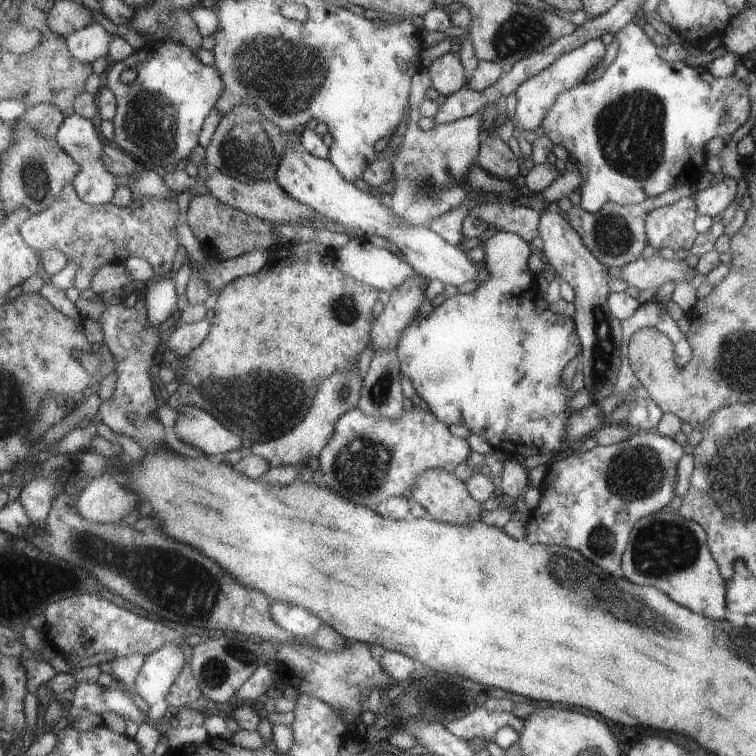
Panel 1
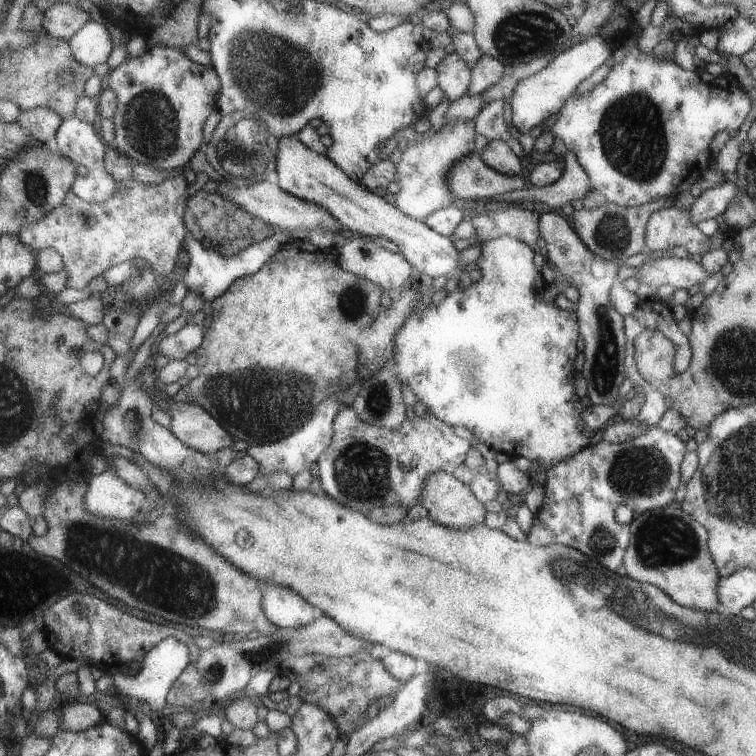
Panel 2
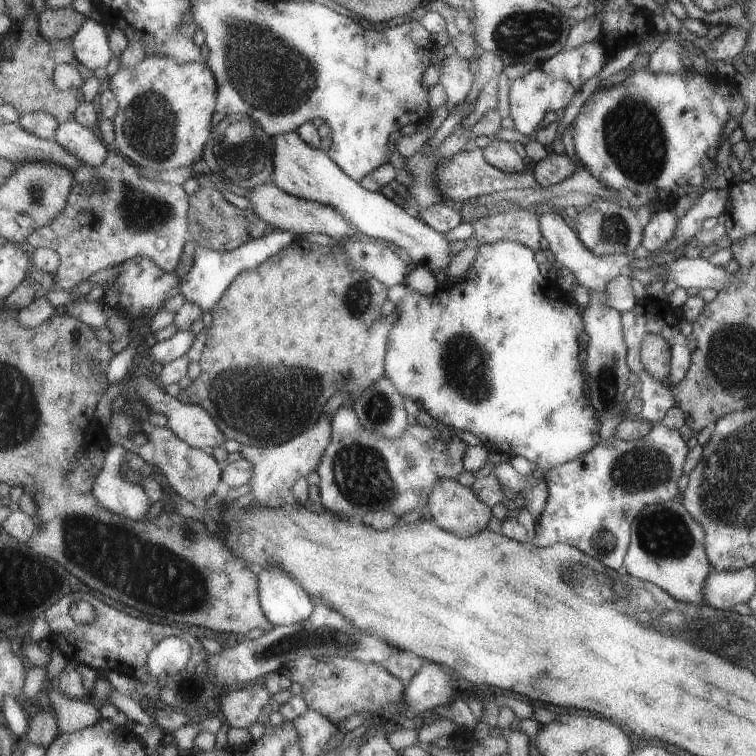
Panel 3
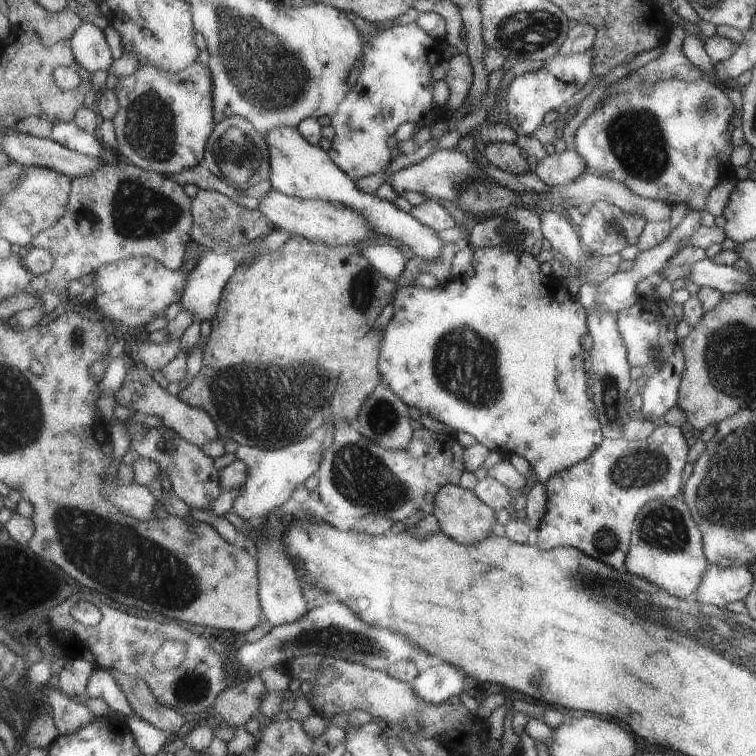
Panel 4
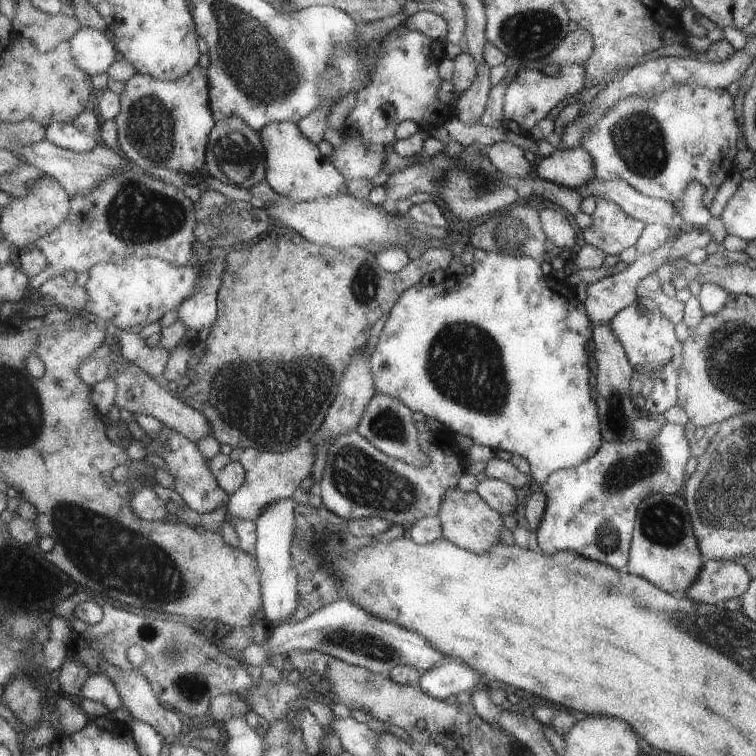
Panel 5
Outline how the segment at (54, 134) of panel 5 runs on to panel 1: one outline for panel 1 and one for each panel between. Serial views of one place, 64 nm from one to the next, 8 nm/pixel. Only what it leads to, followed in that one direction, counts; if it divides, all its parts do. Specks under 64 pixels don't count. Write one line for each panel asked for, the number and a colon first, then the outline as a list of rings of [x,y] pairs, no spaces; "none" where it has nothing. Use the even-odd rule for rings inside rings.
1: [[[75,114],[75,116],[69,116],[69,118],[63,122],[59,134],[55,136],[57,146],[61,146],[65,152],[69,152],[69,156],[73,156],[73,160],[77,160],[77,162],[81,164],[81,174],[79,174],[79,176],[75,178],[75,182],[73,182],[77,194],[81,196],[81,202],[91,204],[91,206],[111,204],[111,200],[113,200],[113,196],[115,196],[115,192],[117,192],[117,188],[119,188],[121,184],[127,184],[127,186],[131,188],[131,194],[133,194],[131,206],[133,206],[133,202],[137,202],[137,200],[141,200],[141,198],[175,200],[175,198],[179,196],[177,192],[175,192],[175,194],[171,192],[169,184],[165,182],[165,176],[157,174],[157,170],[155,170],[155,172],[153,172],[153,170],[143,170],[143,174],[141,174],[137,180],[131,180],[129,176],[127,176],[127,178],[119,178],[119,176],[113,176],[111,172],[107,172],[107,168],[105,168],[105,164],[103,164],[103,158],[101,158],[105,144],[103,144],[103,140],[101,140],[99,134],[101,134],[101,132],[97,132],[97,128],[95,128],[95,124],[93,124],[91,120],[87,120],[87,118],[83,118],[83,116]]]
2: [[[75,116],[75,118],[67,118],[67,120],[61,124],[61,128],[59,128],[59,132],[57,132],[55,140],[53,140],[53,146],[55,146],[61,154],[65,154],[69,160],[73,160],[79,168],[83,168],[83,174],[77,176],[77,184],[73,184],[73,192],[75,192],[81,200],[99,204],[99,202],[109,200],[109,198],[115,194],[115,190],[117,190],[117,180],[105,170],[107,146],[105,146],[105,142],[103,142],[103,138],[95,132],[93,124],[77,118],[77,116]]]
3: [[[75,118],[71,122],[61,124],[53,134],[53,140],[93,168],[99,168],[111,154],[111,148],[103,142],[103,138]]]
4: [[[75,120],[57,124],[49,138],[63,144],[65,148],[71,148],[75,152],[81,152],[81,154],[87,154],[93,158],[103,158],[103,152],[105,152],[103,140],[97,138],[97,134],[83,130]]]

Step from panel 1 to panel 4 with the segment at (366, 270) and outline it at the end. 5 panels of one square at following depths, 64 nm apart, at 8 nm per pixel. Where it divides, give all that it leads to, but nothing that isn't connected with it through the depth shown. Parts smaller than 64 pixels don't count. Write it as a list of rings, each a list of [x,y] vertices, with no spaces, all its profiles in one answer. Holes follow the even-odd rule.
[[[365,242],[365,244],[359,244],[359,248],[363,250],[371,266],[381,272],[383,278],[399,280],[409,266],[409,260],[399,250],[399,244],[393,244],[393,242],[369,242],[367,244]]]

